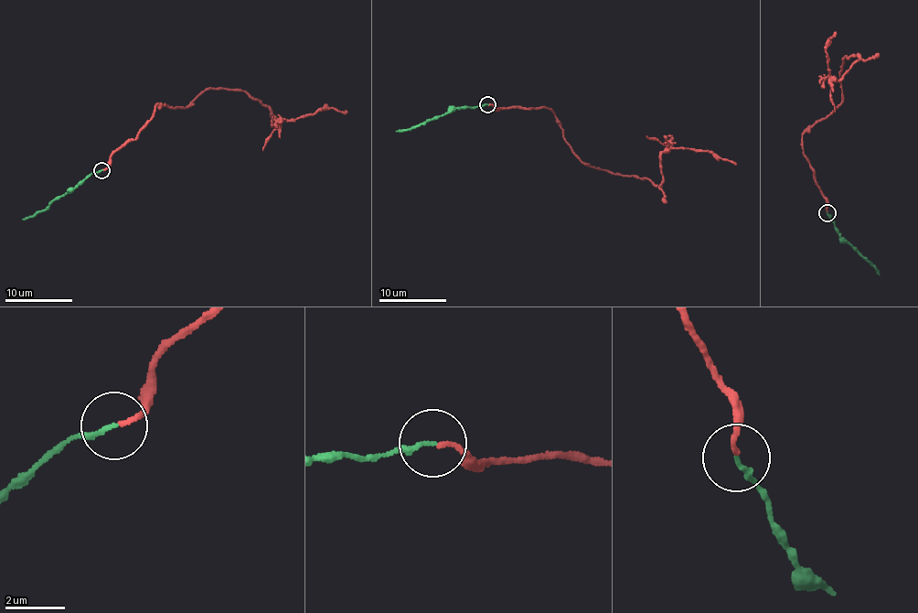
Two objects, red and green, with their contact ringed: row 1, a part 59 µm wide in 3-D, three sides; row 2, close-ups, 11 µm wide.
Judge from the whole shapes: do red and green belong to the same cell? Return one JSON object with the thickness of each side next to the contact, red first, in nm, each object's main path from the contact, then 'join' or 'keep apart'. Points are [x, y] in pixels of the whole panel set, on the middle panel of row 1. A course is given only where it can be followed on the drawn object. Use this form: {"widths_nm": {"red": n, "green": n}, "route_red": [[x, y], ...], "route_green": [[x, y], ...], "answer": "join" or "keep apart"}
{"widths_nm": {"red": 150, "green": 160}, "route_red": [[487, 104], [552, 111], [566, 143], [584, 164], [659, 187], [661, 155], [672, 147], [712, 152], [736, 165]], "route_green": [[487, 104], [461, 107], [396, 131]], "answer": "keep apart"}

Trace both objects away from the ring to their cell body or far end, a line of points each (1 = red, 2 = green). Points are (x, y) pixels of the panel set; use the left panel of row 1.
1: (101, 169), (154, 106), (182, 109), (209, 89), (240, 89), (270, 110), (272, 124), (329, 107), (347, 112)
2: (101, 169), (78, 181), (74, 188), (53, 198), (45, 209), (23, 220)

